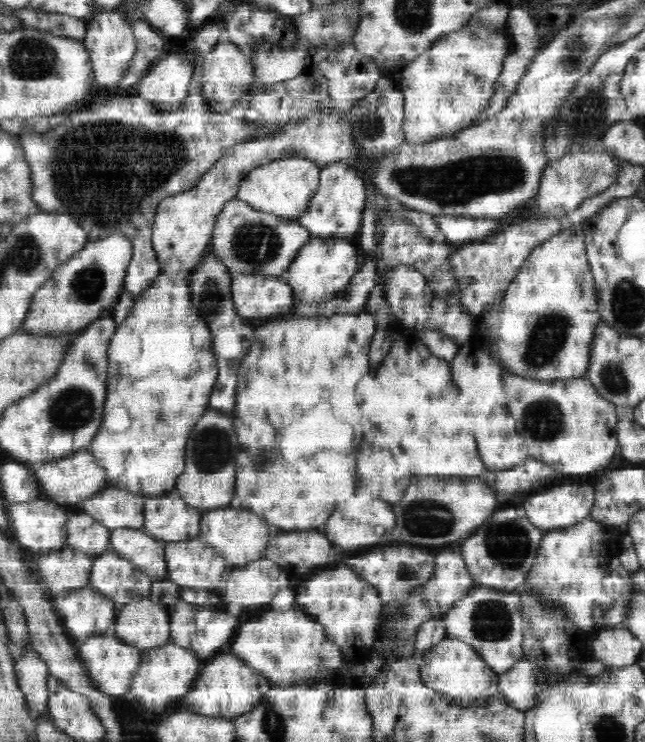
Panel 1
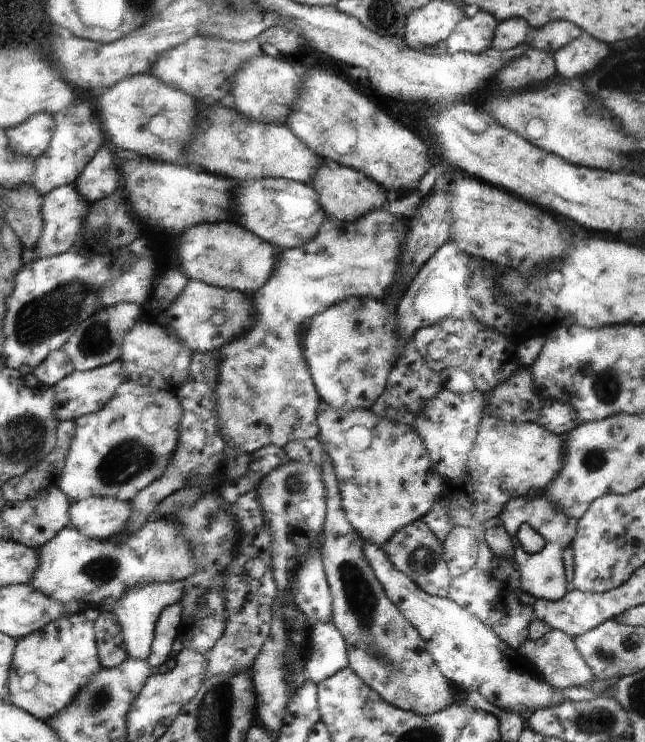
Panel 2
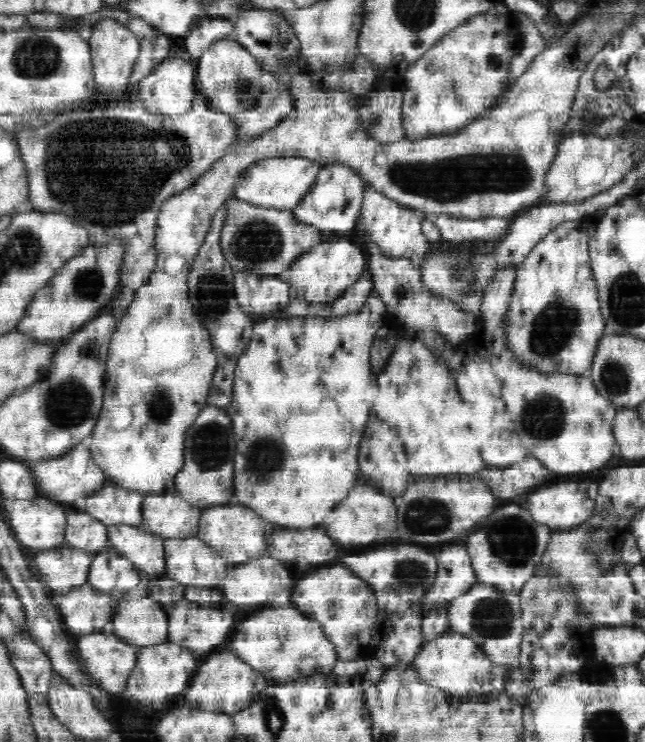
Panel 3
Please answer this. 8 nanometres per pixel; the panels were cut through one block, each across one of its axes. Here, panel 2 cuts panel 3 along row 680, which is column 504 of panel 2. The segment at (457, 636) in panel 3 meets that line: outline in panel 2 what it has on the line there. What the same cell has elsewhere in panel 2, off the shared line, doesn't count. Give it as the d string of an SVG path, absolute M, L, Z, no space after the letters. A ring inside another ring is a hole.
M482 414L479 420L478 434L474 438L472 450L466 454L466 481L472 481L472 489L464 484L464 474L459 478L443 480L444 492L436 499L433 509L421 520L429 530L437 536L438 542L443 543L445 538L457 528L450 516L450 506L458 502L462 510L466 510L472 518L483 524L490 518L499 517L504 506L516 498L532 499L543 496L544 490L554 482L554 478L564 466L563 436L552 434L542 426L526 422L502 422L500 426L490 426L494 418L486 422Z

